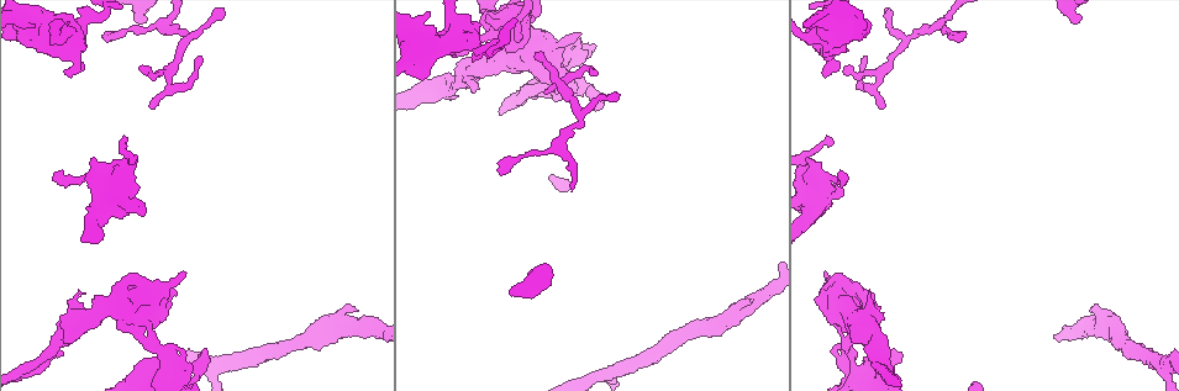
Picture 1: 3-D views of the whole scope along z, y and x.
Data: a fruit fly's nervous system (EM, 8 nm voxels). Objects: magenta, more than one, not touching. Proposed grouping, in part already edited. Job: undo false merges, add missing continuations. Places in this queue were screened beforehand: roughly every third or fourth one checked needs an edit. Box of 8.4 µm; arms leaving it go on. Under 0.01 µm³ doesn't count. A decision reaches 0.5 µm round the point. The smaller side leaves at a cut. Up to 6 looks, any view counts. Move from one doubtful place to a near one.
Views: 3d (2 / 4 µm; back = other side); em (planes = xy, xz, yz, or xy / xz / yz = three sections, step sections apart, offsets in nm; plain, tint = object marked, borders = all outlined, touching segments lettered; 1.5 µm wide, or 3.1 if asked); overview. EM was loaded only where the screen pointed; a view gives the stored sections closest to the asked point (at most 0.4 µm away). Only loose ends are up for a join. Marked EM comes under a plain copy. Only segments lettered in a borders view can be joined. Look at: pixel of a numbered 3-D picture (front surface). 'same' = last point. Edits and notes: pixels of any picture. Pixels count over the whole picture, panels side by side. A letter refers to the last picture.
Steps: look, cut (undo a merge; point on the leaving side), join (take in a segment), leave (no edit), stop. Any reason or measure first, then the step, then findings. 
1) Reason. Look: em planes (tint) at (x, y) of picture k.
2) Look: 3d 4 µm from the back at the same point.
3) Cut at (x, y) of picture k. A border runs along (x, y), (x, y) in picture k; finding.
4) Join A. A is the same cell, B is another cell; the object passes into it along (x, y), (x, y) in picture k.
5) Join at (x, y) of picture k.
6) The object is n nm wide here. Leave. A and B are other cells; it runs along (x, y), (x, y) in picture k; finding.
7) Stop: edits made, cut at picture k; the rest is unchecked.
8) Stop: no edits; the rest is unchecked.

Look: 3d 2 µm at (845, 347) of picture 1.

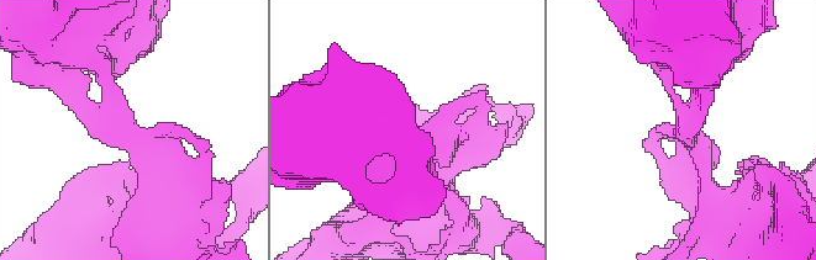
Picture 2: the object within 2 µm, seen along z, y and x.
3 arms meet here; the arms are 200, 300, 380 nm wide. Look: em xy step 8 (tint) at (691, 138) of picture 2.

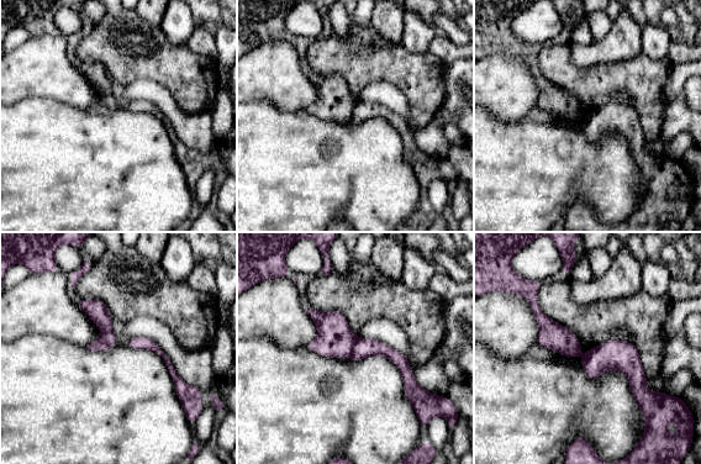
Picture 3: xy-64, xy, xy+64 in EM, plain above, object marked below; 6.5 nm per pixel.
Cut it another way. Look: em planes (borders) at the same point.

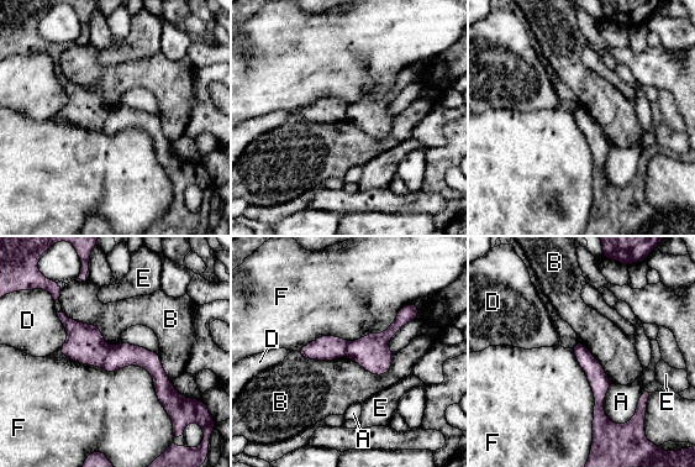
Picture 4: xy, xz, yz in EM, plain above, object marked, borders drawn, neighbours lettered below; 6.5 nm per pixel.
Cut at (121, 355) of picture 4. A, B, D, E and F are other cells; a border runs along (110, 347), (100, 366) in picture 4; two neurons meet here.

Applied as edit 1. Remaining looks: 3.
Tapers out. Look: em planes (borders) at (1092, 309) of picture 1.

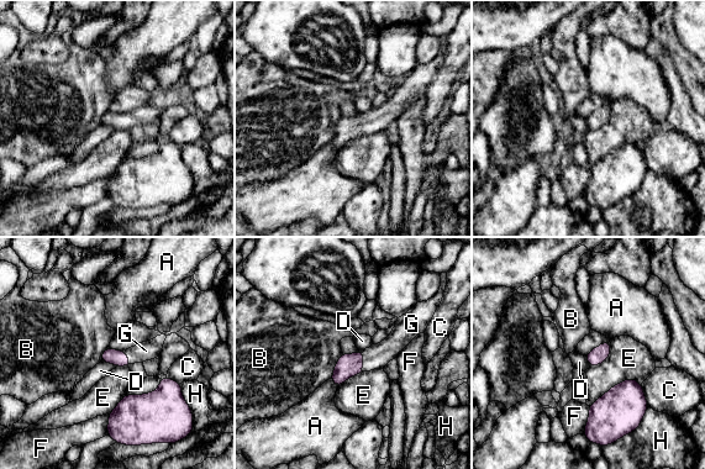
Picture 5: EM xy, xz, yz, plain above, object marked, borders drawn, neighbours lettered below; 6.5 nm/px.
Join G. G is the same cell, A, B, C, D, E, F and H are other cells; the object passes into it along (347, 365), (362, 361), (375, 357) in picture 5; the neuron continues.

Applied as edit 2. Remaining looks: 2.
Thin end. Look: 3d 2 µm from the back at (143, 67) of picture 1.

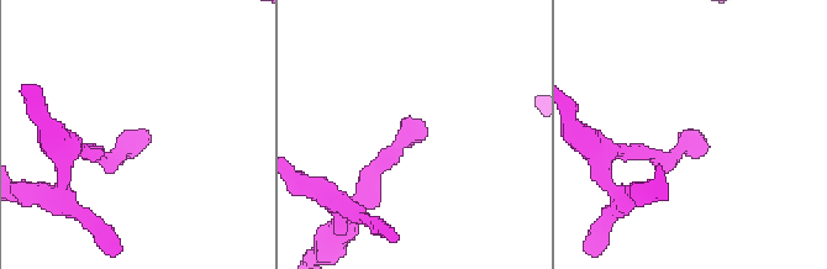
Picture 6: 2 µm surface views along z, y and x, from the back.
Now the EM. Look: em planes (borders) at (139, 142) of picture 6.

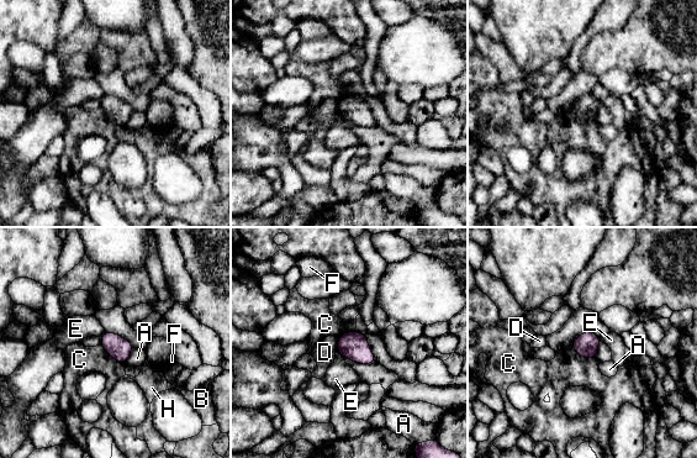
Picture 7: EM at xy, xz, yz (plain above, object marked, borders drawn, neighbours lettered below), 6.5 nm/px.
Leave. A, B, C, D, E, F and H are other cells; a border runs along (571, 345), (580, 356), (595, 358) in picture 7; none of them fits.

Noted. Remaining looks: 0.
Stop: edits made, cut at picture 4, join at picture 5; the rest is unchecked.

